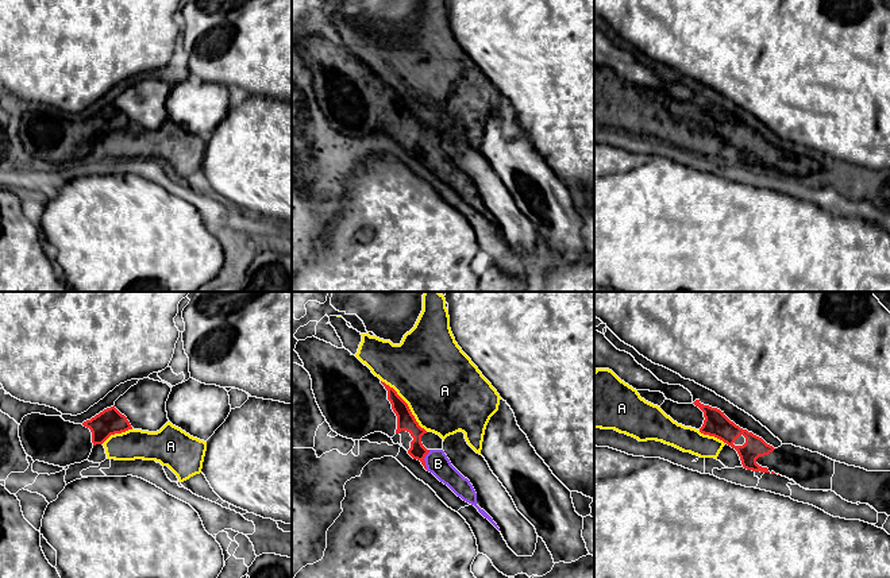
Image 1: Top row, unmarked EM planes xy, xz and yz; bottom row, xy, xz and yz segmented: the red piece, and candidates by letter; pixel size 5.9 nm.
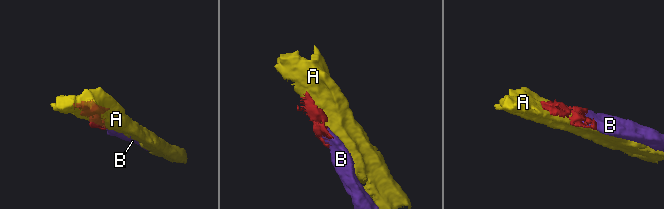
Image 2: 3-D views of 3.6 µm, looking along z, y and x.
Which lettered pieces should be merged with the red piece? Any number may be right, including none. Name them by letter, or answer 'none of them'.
B

